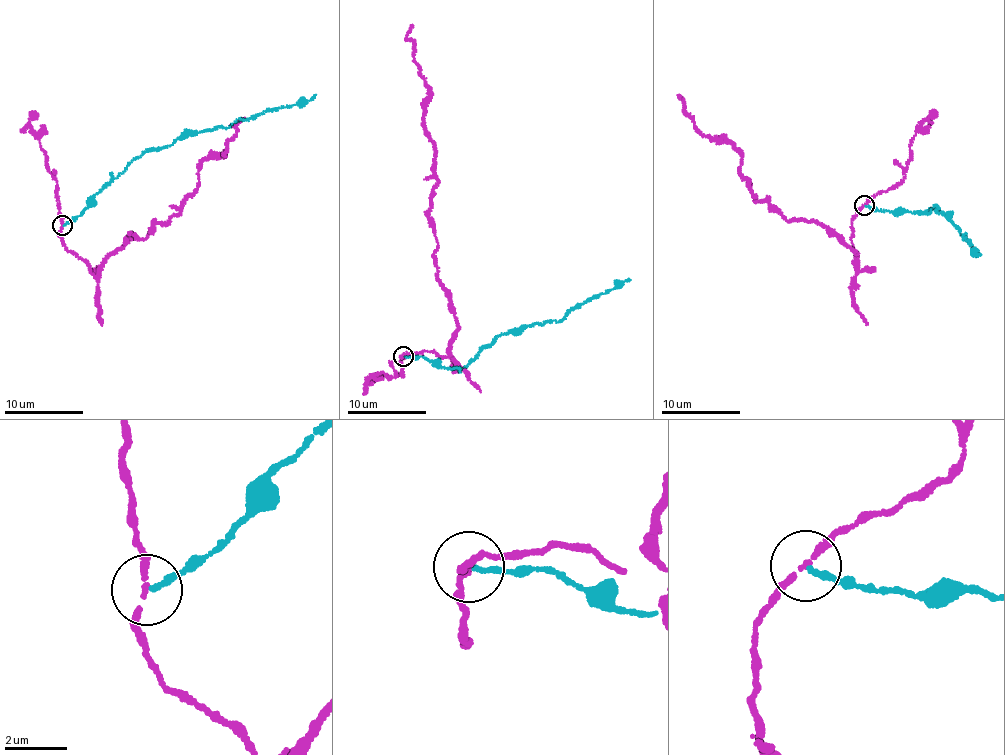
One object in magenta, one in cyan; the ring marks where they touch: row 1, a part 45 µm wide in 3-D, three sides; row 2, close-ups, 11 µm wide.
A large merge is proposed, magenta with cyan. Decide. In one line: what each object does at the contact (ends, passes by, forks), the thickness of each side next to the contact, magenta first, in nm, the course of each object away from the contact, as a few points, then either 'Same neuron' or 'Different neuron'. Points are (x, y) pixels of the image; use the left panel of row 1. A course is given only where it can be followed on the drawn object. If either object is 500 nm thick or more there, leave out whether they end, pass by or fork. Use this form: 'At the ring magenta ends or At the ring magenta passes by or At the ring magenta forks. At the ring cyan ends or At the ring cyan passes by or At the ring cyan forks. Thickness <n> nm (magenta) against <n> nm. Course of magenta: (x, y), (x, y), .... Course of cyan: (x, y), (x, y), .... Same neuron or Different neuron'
At the ring magenta passes by. At the ring cyan ends. Thickness 150 nm (magenta) against 170 nm. Course of magenta: (61, 226), (67, 249), (95, 275), (131, 233), (146, 237), (179, 213), (198, 166), (221, 156), (245, 118). Course of cyan: (63, 225), (81, 215), (98, 192), (146, 152), (216, 126), (231, 127), (246, 118), (302, 103), (316, 94). Different neuron

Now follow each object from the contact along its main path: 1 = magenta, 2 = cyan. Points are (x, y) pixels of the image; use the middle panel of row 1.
1: (403, 357), (448, 356), (456, 325), (428, 214), (434, 146), (422, 118), (429, 95), (406, 38), (412, 24)
2: (405, 356), (423, 356), (446, 368), (465, 367), (498, 335), (562, 322), (571, 309), (630, 280)

